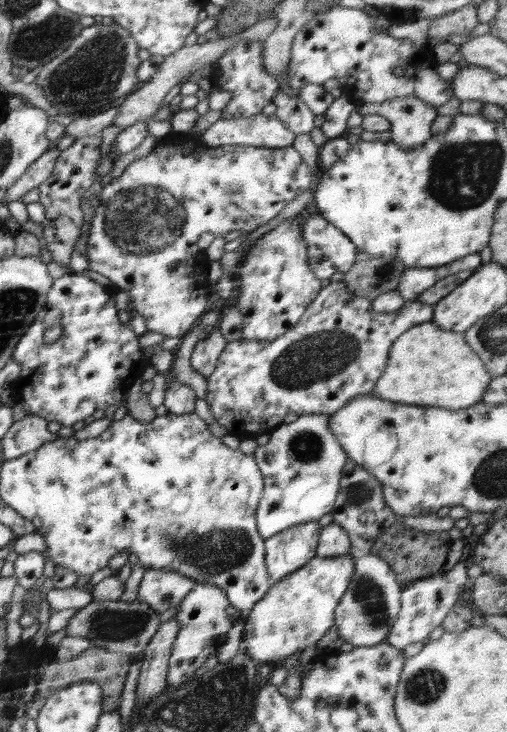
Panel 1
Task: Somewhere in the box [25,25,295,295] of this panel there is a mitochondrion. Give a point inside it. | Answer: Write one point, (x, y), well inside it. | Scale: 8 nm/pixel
(95, 70)

